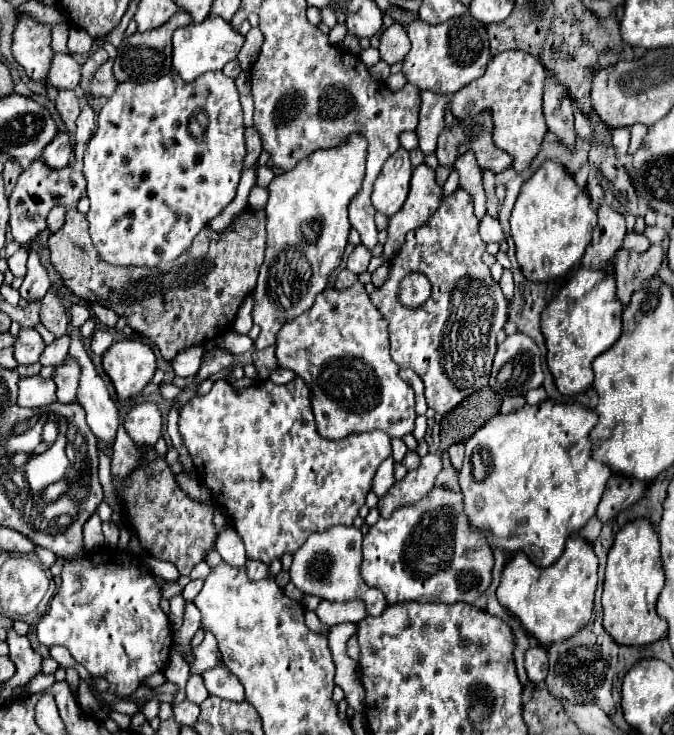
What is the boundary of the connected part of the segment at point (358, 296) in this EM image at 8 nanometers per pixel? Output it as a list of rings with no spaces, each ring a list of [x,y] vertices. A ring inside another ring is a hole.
[[[356,282],[354,288],[348,290],[326,288],[320,292],[308,312],[280,328],[276,358],[280,368],[288,368],[304,378],[306,386],[310,388],[316,428],[324,438],[338,440],[340,436],[368,430],[384,430],[390,438],[404,438],[404,434],[414,430],[414,390],[398,376],[398,364],[394,364],[390,358],[386,320],[372,304],[364,284]]]

